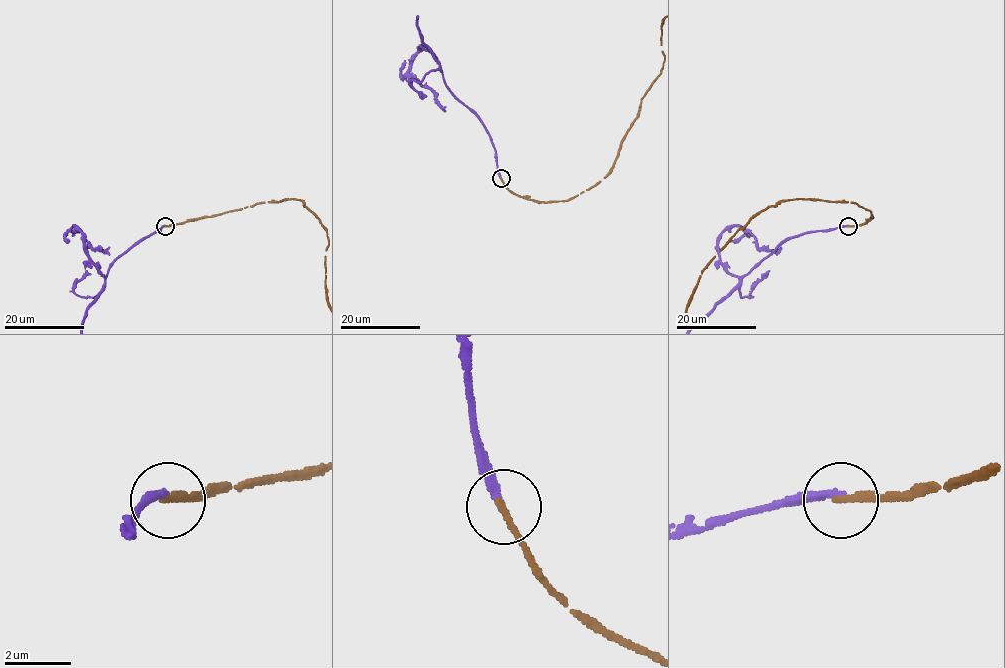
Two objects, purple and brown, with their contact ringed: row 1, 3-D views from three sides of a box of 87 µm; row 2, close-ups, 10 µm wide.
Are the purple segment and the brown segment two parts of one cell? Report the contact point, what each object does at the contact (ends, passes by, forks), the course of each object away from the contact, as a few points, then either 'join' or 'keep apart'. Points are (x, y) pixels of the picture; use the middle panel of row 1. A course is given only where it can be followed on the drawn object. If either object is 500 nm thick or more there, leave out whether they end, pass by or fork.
place (501, 178); purple ends; brown ends; course brown (501, 178), (509, 190), (550, 202), (596, 185), (661, 73), (662, 21); keep apart

